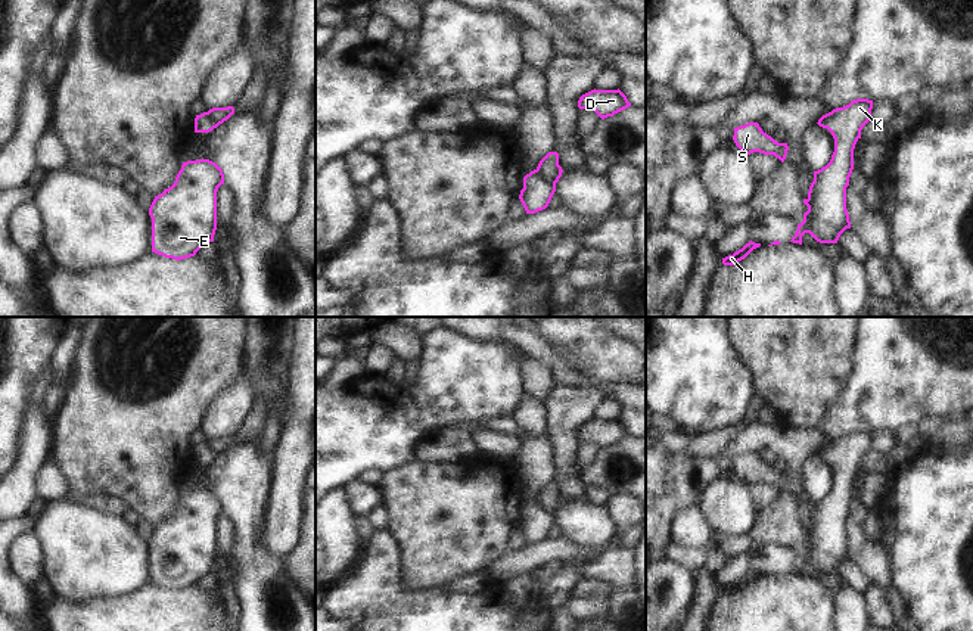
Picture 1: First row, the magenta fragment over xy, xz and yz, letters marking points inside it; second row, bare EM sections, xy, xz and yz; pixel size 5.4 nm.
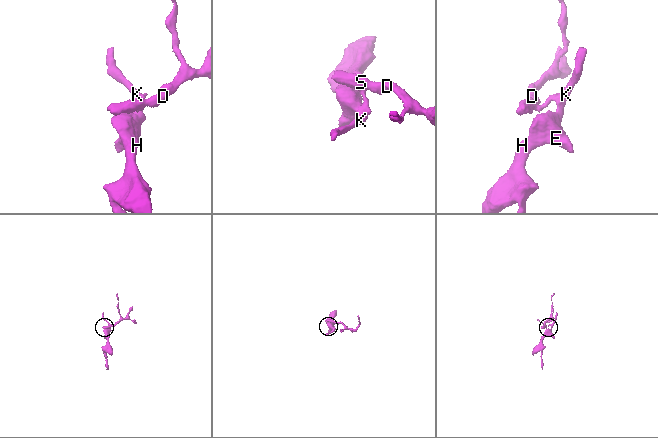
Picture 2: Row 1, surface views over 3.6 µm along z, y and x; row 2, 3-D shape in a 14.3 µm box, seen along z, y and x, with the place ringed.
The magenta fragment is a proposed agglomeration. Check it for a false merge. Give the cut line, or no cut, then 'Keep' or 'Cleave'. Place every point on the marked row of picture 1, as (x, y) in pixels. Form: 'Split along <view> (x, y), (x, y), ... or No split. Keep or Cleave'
Split along xz (535, 170), (555, 185). Cleave

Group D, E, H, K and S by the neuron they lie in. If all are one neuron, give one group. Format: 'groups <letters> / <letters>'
groups D S / E H K

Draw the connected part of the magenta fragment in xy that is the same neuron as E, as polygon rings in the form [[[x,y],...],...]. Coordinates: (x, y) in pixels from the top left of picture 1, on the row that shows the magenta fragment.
[[[183,162],[174,184],[155,196],[149,208],[152,252],[180,261],[214,242],[221,184],[224,174],[215,162]]]

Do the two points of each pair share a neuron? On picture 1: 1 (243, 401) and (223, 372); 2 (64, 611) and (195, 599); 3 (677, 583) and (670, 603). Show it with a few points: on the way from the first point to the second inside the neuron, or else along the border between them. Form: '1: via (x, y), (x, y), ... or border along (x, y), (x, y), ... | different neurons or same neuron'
1: border along (245, 370), (208, 409) | different neurons
2: via (96, 615), (162, 615) | same neuron
3: via (672, 587), (670, 599) | same neuron

